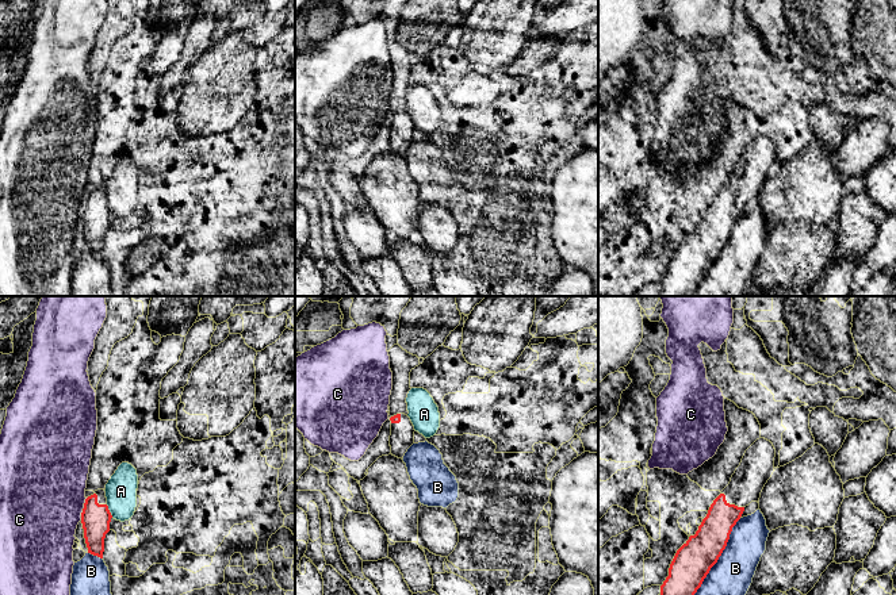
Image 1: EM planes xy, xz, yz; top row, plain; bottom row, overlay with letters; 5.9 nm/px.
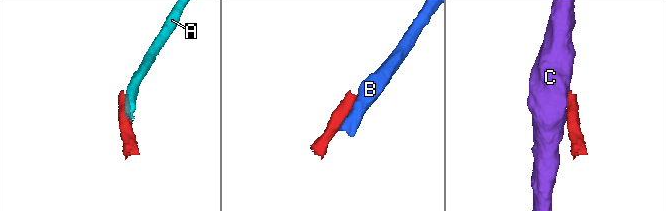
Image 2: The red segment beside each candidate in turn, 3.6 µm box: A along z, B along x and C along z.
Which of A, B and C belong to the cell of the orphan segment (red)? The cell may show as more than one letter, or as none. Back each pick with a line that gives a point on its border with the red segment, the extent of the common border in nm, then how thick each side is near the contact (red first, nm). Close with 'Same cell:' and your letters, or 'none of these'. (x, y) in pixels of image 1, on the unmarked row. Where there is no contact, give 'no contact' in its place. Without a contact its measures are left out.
Same cell: none of these

